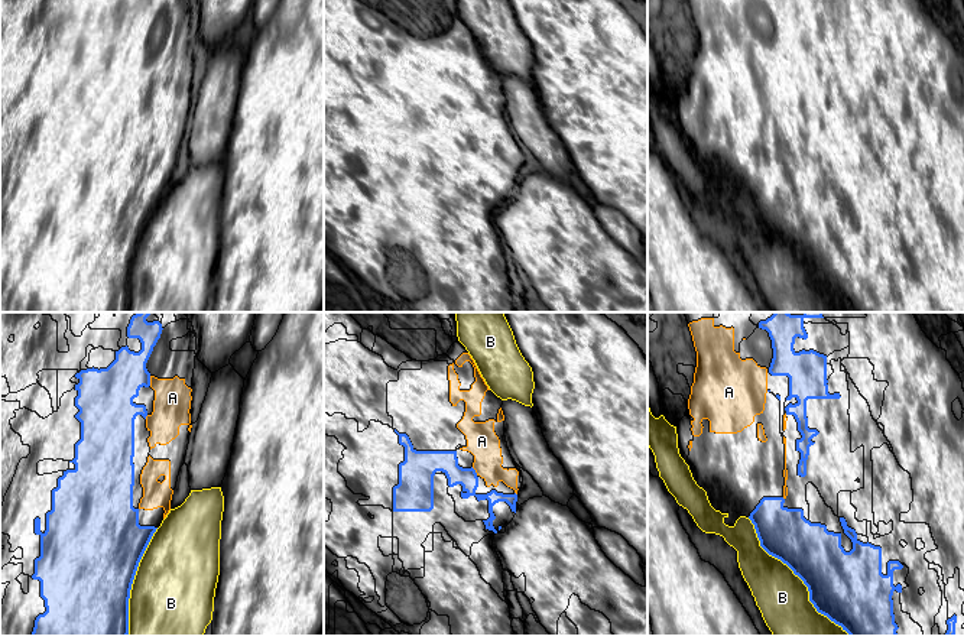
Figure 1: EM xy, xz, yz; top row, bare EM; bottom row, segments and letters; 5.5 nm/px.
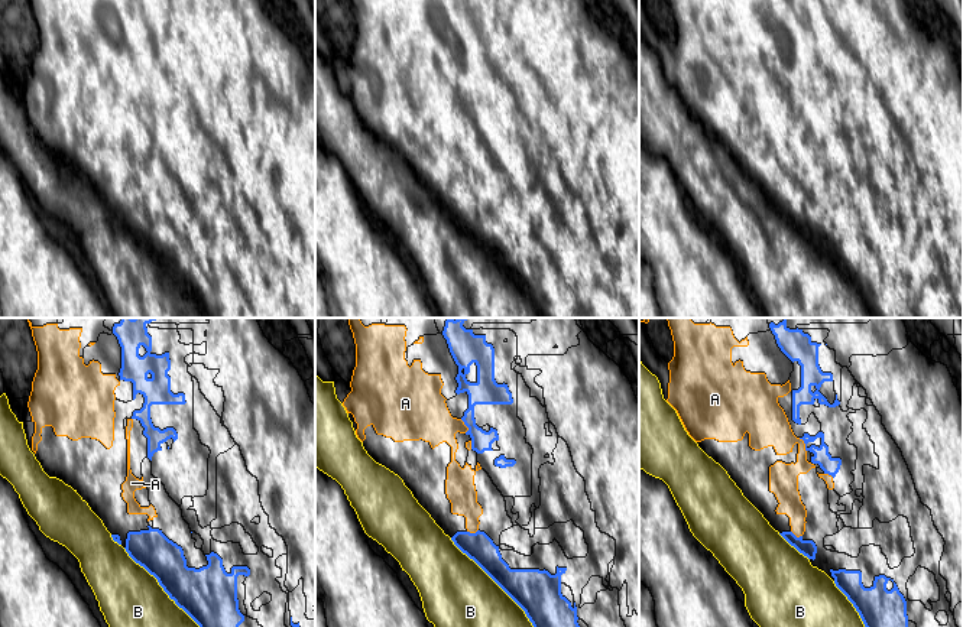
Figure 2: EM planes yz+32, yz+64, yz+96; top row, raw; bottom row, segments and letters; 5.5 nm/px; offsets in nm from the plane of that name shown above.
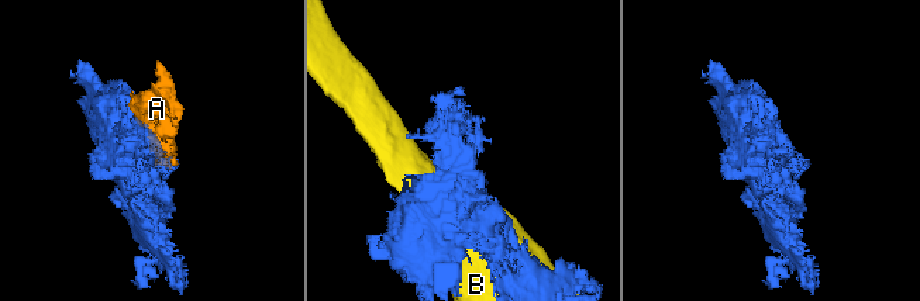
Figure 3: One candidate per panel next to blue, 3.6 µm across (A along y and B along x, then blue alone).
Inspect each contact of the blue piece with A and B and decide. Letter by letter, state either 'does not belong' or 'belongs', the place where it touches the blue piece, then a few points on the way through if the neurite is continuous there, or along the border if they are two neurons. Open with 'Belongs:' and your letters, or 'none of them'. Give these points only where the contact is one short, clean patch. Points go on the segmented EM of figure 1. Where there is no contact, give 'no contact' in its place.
Belongs: A
A: belongs; meets blue in xy at (149, 380)
B: does not belong; meets blue in yz at (799, 577)

